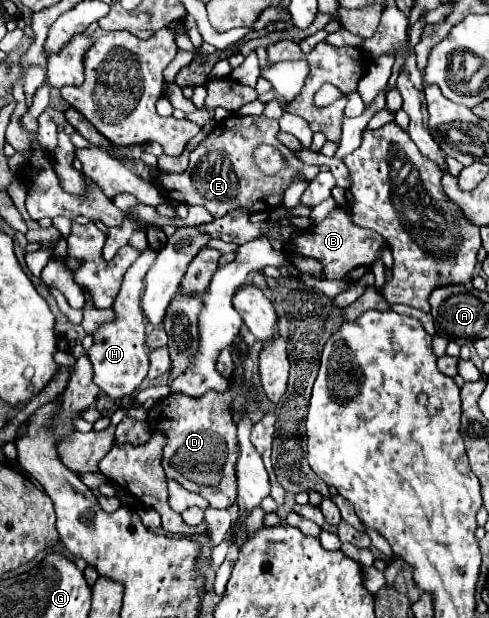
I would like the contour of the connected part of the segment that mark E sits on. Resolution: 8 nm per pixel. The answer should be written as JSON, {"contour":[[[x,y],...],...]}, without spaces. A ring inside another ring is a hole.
{"contour":[[[229,116],[227,129],[215,126],[211,134],[191,152],[189,166],[185,172],[163,172],[157,166],[153,166],[151,168],[153,184],[171,202],[201,204],[215,218],[225,216],[229,210],[235,208],[247,208],[249,212],[273,210],[281,206],[283,192],[289,186],[295,172],[303,172],[307,180],[311,180],[319,172],[319,166],[307,166],[301,160],[297,160],[297,156],[277,140],[277,132],[279,132],[277,120],[269,120],[267,116]],[[263,144],[277,146],[287,164],[281,172],[273,176],[259,172],[253,158],[255,150]]]}

